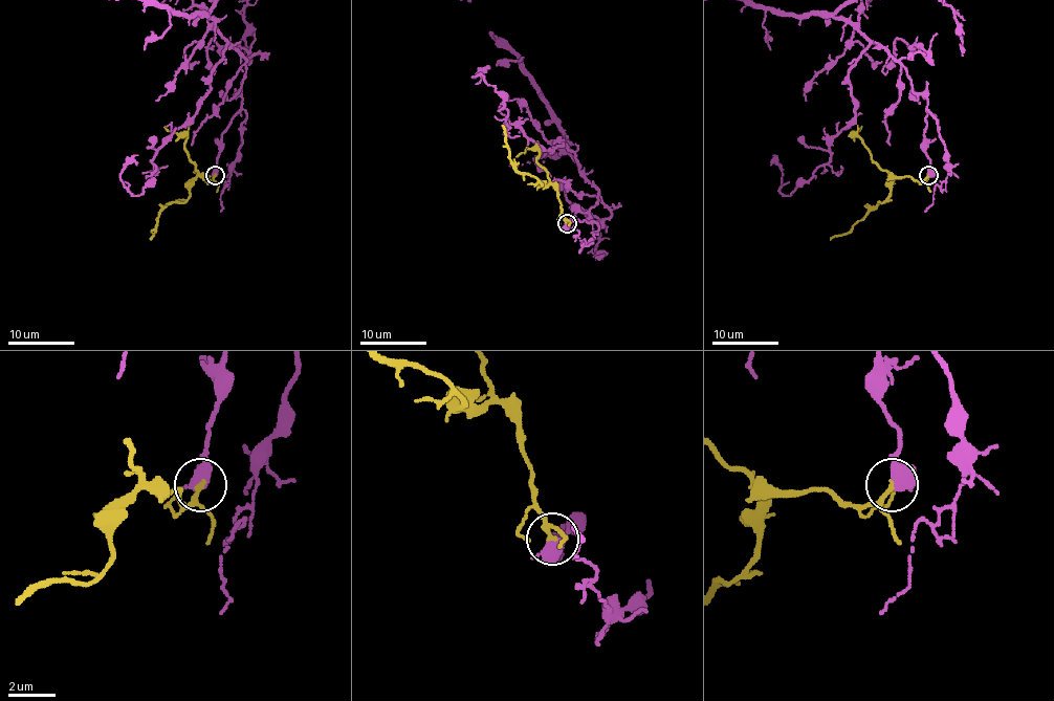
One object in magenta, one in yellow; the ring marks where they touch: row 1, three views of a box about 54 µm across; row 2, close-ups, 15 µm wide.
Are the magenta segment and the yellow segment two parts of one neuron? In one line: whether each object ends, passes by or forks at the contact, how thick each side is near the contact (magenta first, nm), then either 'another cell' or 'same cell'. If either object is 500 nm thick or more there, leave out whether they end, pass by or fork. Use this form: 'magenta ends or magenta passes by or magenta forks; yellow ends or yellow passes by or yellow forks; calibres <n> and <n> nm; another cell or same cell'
calibres 700 and 150 nm; another cell

